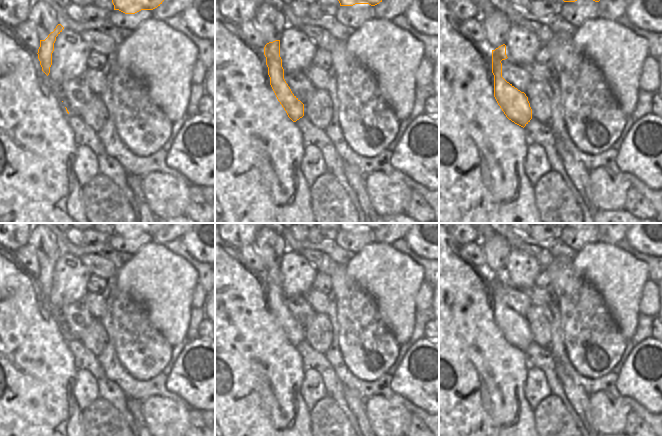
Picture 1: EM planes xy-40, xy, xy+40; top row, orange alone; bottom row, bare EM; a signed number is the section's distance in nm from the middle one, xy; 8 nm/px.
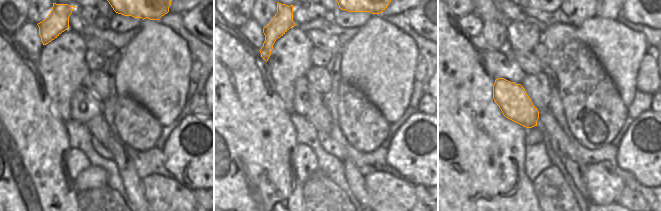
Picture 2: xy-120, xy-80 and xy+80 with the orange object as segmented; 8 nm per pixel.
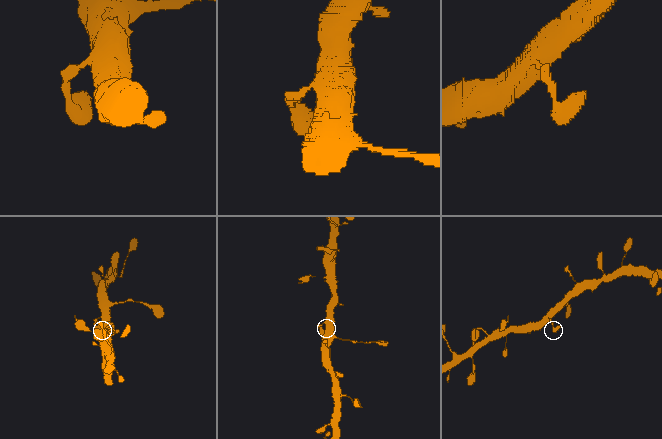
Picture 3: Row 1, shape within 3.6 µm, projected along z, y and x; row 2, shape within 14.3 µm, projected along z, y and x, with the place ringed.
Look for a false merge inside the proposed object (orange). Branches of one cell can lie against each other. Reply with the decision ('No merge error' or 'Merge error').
No merge error

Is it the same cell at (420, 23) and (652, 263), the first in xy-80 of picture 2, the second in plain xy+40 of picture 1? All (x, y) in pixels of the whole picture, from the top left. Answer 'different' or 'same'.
different

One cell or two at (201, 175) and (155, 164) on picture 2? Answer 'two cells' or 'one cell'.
two cells

